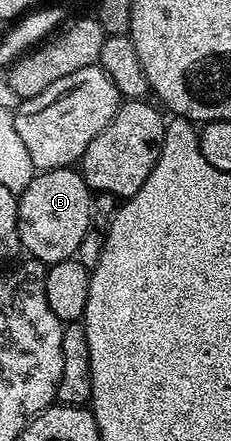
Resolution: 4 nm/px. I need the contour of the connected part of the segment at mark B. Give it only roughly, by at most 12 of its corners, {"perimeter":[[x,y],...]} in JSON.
{"perimeter":[[73,167],[19,193],[21,247],[46,265],[91,230],[91,188]]}

